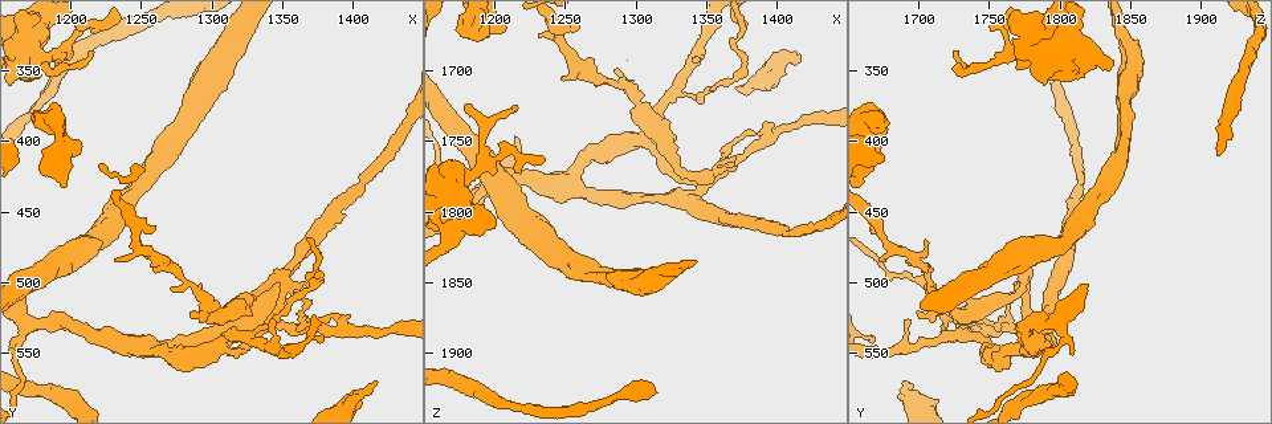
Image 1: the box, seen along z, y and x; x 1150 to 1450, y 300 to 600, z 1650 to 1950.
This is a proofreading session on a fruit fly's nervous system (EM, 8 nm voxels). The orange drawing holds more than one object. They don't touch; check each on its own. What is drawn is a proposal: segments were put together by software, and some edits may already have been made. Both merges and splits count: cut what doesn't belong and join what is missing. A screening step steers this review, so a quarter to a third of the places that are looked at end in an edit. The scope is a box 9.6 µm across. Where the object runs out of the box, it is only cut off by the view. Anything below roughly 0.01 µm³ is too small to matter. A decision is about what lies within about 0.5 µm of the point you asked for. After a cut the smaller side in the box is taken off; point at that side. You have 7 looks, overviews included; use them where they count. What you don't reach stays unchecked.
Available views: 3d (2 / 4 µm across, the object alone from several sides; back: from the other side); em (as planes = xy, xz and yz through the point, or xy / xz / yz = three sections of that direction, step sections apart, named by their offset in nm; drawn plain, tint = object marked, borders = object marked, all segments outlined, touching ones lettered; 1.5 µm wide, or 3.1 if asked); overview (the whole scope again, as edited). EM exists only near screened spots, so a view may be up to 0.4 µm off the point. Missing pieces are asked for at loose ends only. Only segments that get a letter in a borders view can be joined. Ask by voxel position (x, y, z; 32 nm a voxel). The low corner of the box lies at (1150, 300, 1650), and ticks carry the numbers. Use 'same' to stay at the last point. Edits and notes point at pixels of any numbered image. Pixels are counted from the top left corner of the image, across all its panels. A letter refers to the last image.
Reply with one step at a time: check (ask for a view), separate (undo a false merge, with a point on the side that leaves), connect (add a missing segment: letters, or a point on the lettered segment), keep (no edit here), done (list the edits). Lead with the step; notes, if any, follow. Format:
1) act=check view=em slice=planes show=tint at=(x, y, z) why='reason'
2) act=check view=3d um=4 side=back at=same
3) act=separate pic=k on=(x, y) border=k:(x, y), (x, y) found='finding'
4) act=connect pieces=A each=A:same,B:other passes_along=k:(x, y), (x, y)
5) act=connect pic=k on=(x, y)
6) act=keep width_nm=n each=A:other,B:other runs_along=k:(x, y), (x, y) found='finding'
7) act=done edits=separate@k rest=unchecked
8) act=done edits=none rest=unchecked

act=check view=em slice=yz step=8 show=tint at=(1326, 538, 1716) why='three arms meet'

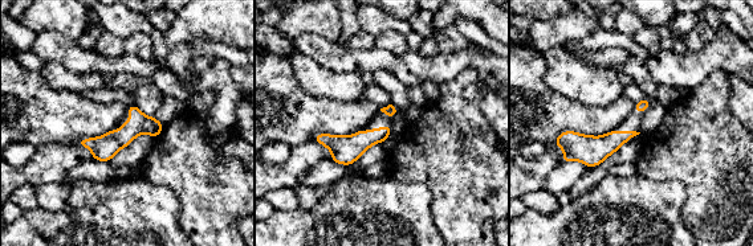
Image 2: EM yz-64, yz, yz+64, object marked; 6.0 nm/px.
act=check view=em slice=xz step=8 show=tint at=same why='cut it another way'

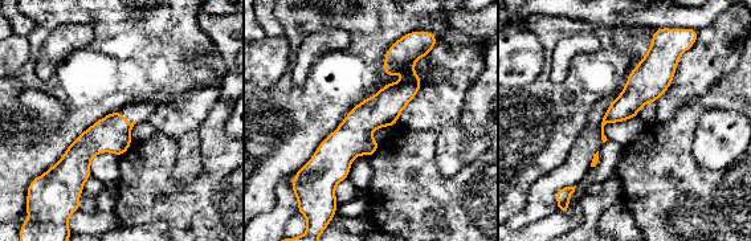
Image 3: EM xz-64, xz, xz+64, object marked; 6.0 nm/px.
act=check view=em slice=xz step=8 show=borders at=same why='see the neighbours'

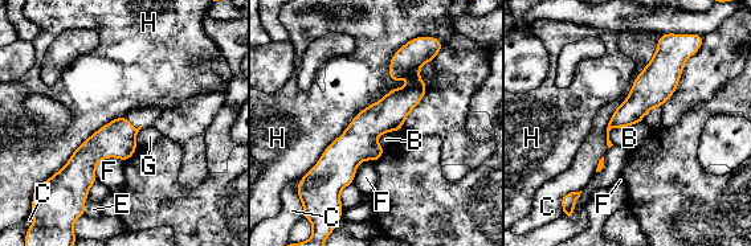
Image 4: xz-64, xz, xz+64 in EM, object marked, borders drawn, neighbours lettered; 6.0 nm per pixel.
act=keep each=B:other,C:other,E:other,F:other,G:other,H:other border=4:(412, 39), (302, 177) found='one cell here'

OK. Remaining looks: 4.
act=check view=3d um=4 at=(1180, 348, 1730)

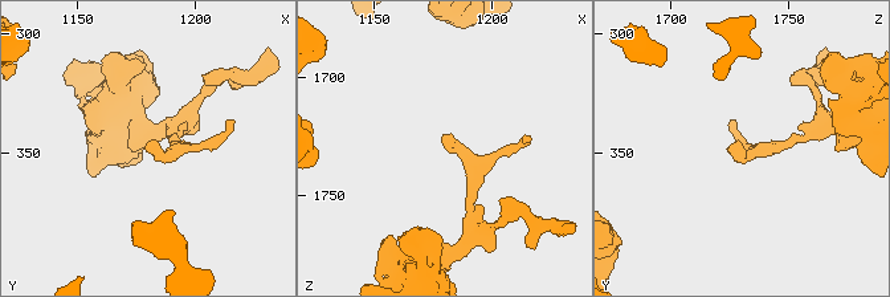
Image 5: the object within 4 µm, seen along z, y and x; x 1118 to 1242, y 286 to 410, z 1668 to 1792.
act=check view=em slice=planes show=borders at=(1180, 345, 1728) why='need the tissue'

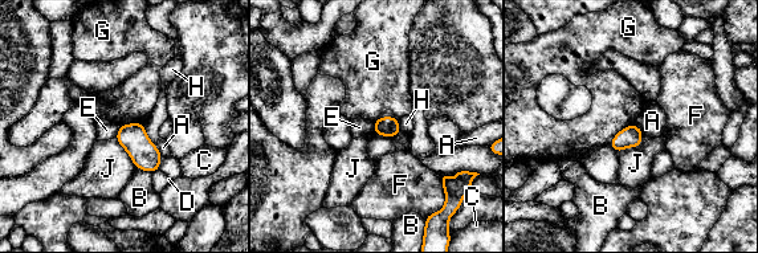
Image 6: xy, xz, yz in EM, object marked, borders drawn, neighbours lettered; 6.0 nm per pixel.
act=keep width_nm=130 each=A:other,B:other,C:other,D:other,E:other,F:other,G:other,H:other,J:other border=6:(634, 123), (623, 127), (608, 143) found='none of them fits'

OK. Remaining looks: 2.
act=check view=em slice=planes show=borders at=(1416, 572, 1688) why='free end'

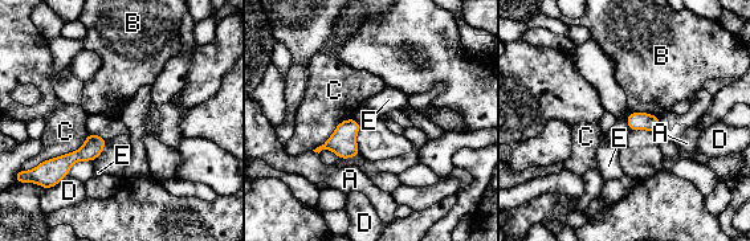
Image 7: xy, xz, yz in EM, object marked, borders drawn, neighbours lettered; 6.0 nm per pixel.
act=keep longest_contact=C:380nm each=A:other,B:other,C:other,D:other,E:other border=7:(630, 111), (647, 111), (657, 117) found='none of them fits'

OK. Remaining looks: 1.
act=done edits=none rest=unchecked

